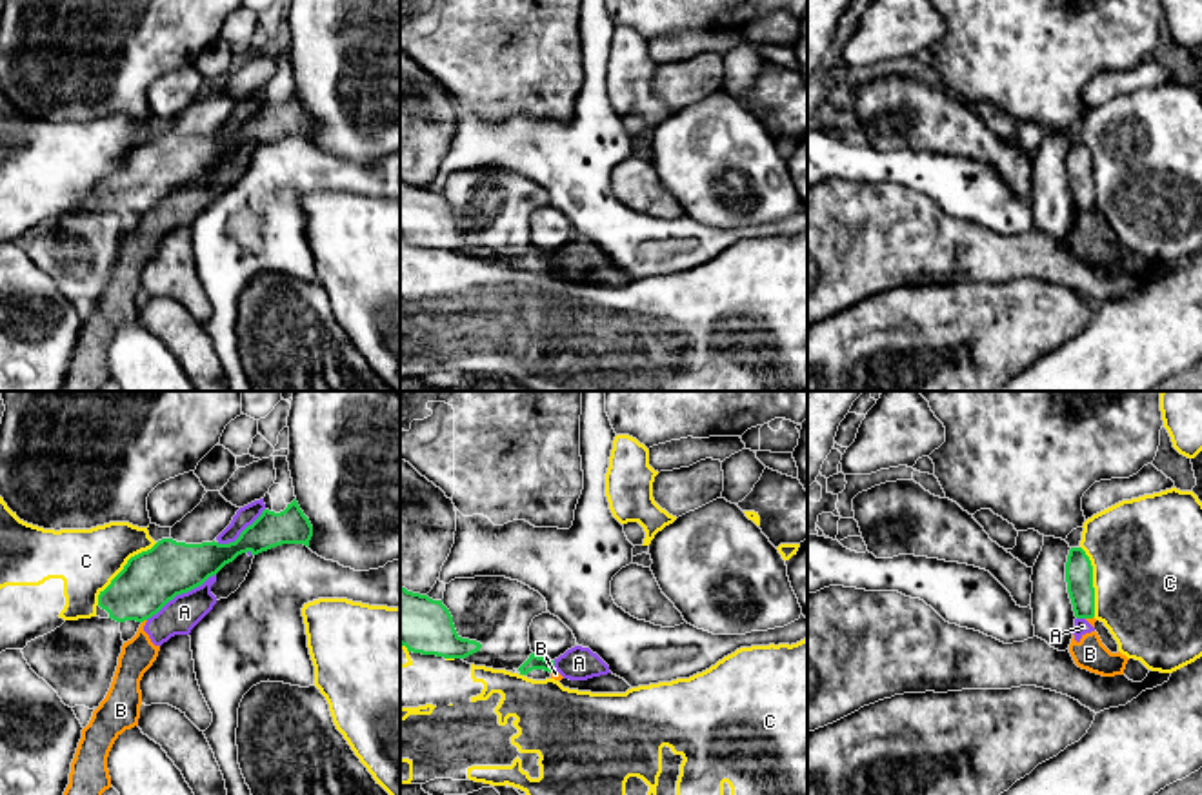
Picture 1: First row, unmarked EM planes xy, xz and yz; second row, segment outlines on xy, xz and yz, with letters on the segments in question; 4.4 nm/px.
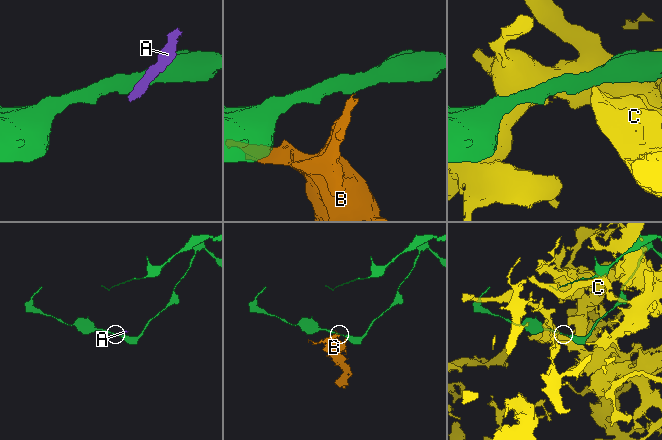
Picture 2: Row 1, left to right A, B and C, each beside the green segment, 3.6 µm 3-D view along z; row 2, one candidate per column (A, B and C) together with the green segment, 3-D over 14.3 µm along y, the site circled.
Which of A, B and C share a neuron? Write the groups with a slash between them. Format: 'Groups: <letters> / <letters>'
Groups: A B / C

